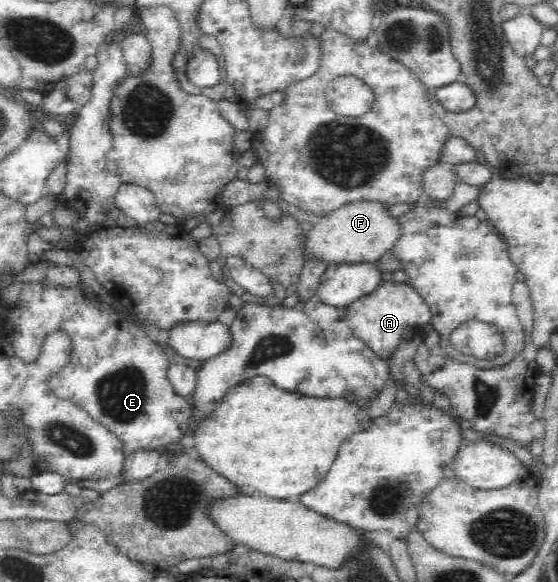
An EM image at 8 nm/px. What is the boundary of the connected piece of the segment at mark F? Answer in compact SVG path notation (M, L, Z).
M360 199L360 201L354 201L354 203L342 205L342 207L338 207L333 212L316 219L312 229L305 234L304 255L314 252L316 256L328 261L329 265L334 265L334 263L338 262L379 261L386 252L390 252L390 249L394 247L394 243L402 235L402 222L396 215L390 215L388 207L389 205L382 201Z

